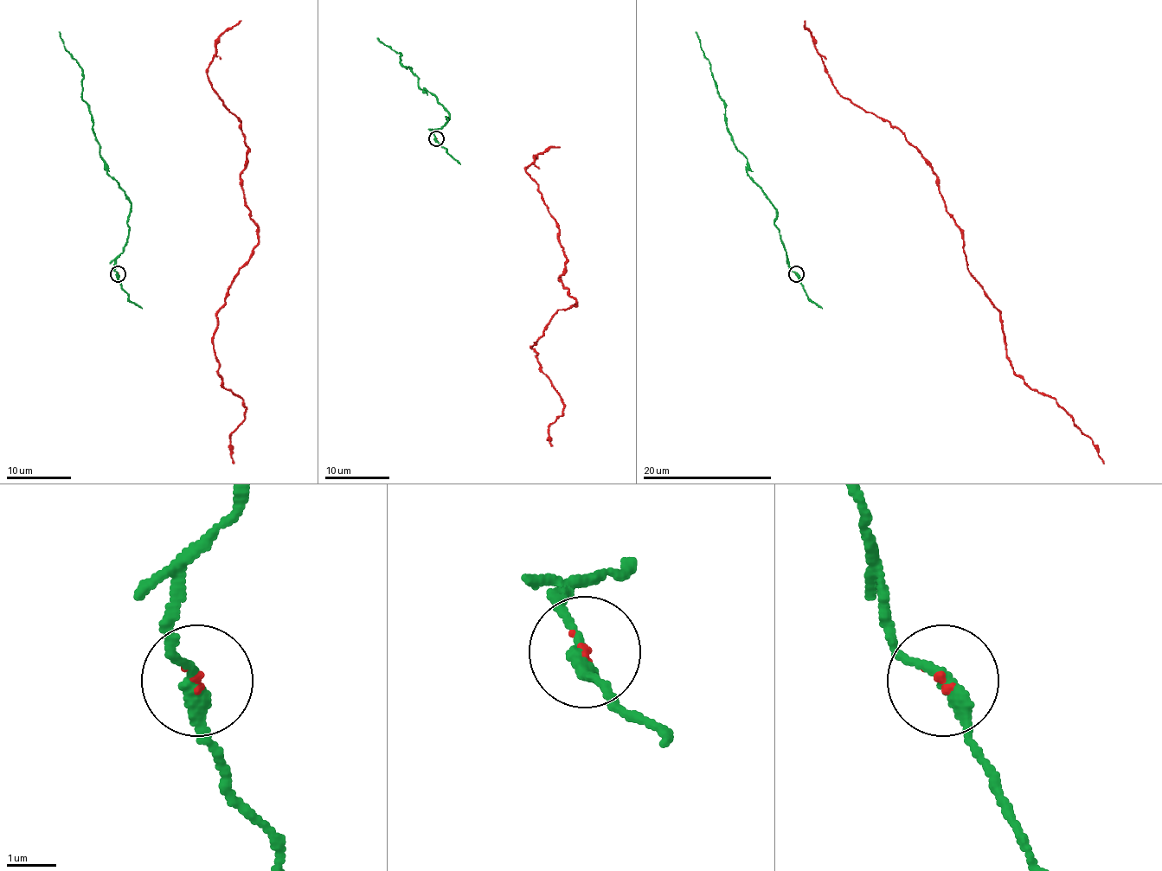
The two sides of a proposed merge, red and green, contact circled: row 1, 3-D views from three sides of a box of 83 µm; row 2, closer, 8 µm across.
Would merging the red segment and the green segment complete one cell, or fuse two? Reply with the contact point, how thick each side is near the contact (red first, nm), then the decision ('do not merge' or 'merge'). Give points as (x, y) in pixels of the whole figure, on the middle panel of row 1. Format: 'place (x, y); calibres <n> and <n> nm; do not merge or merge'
place (436, 138); calibres 70 and 260 nm; merge

